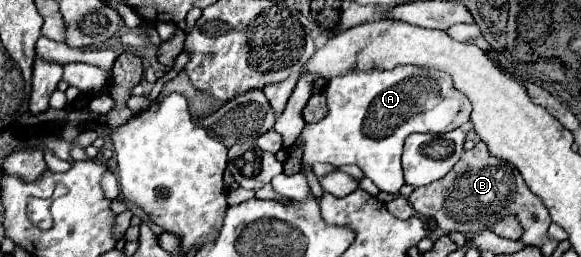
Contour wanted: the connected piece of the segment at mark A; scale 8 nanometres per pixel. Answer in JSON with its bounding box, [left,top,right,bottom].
[271,66,471,202]

